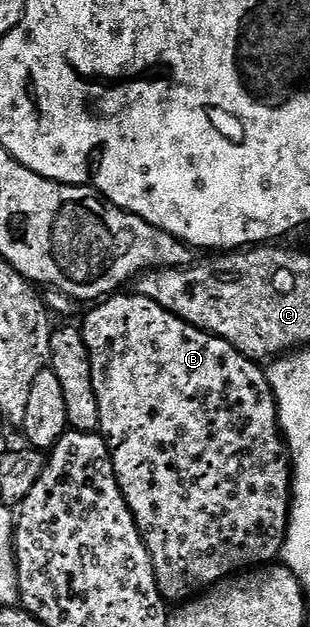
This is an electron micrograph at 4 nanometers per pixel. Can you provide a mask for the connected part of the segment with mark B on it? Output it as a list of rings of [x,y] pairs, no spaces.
[[[113,295],[100,303],[94,304],[93,309],[85,317],[85,325],[80,326],[81,334],[85,340],[85,346],[89,352],[89,362],[91,363],[91,379],[93,380],[93,390],[97,396],[97,406],[99,407],[99,419],[101,424],[99,432],[109,445],[109,452],[113,455],[113,470],[117,476],[117,482],[121,488],[121,493],[125,497],[125,502],[129,504],[129,510],[133,512],[133,522],[137,524],[137,530],[145,541],[145,546],[149,552],[149,557],[153,560],[153,573],[157,577],[157,589],[165,598],[166,602],[184,603],[210,589],[214,585],[224,582],[226,577],[234,576],[242,571],[256,569],[263,565],[276,562],[281,555],[281,548],[285,542],[285,533],[289,530],[289,507],[291,504],[291,458],[289,450],[285,444],[285,438],[281,431],[281,423],[277,420],[277,400],[273,398],[273,388],[269,385],[269,379],[264,368],[260,369],[256,360],[243,356],[231,343],[227,343],[222,337],[216,337],[213,333],[204,333],[202,329],[197,329],[193,325],[188,325],[181,317],[176,317],[174,313],[169,313],[159,303],[140,295],[133,297],[121,297]]]

